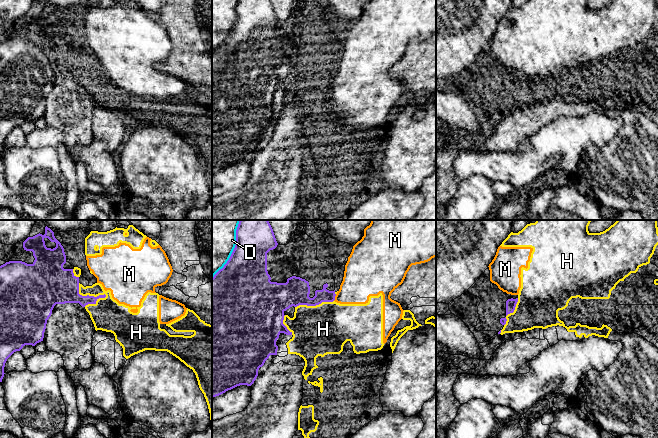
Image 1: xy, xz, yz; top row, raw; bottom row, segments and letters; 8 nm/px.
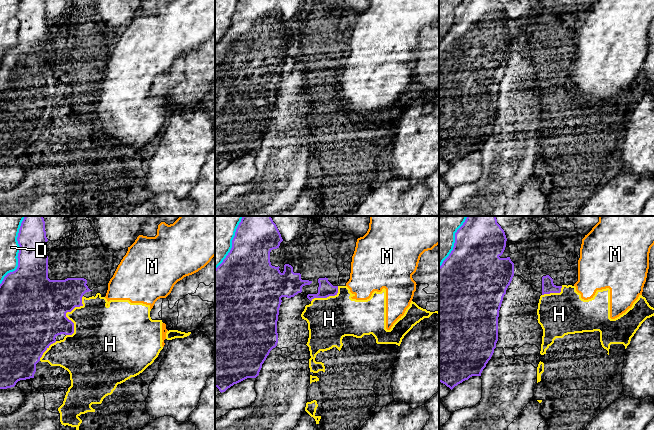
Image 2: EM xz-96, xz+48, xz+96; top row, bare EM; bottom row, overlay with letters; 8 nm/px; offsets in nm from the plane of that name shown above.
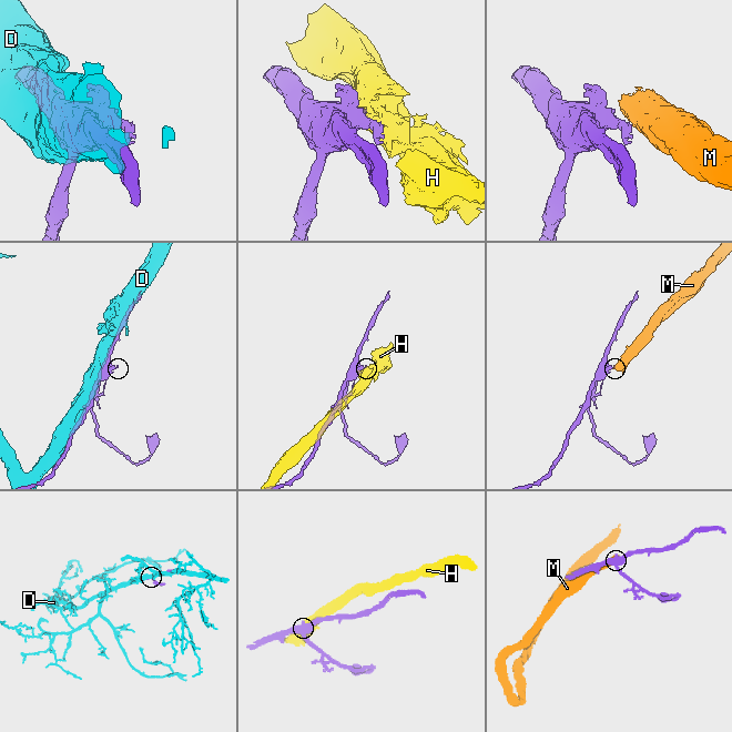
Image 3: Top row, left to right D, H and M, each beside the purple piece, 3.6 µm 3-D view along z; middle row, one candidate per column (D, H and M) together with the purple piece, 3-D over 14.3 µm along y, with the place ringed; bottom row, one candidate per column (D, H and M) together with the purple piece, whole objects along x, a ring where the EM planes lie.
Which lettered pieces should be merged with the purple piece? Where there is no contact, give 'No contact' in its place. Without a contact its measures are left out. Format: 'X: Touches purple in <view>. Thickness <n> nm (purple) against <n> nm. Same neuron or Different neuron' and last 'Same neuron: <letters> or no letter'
D: Touches purple in xz. Thickness 400 nm (purple) against 340 nm. Different neuron
H: Touches purple in xy. Thickness 280 nm (purple) against 260 nm. Different neuron
M: Touches purple in xz. Thickness 110 nm (purple) against 280 nm. Different neuron
Same neuron: no letter

